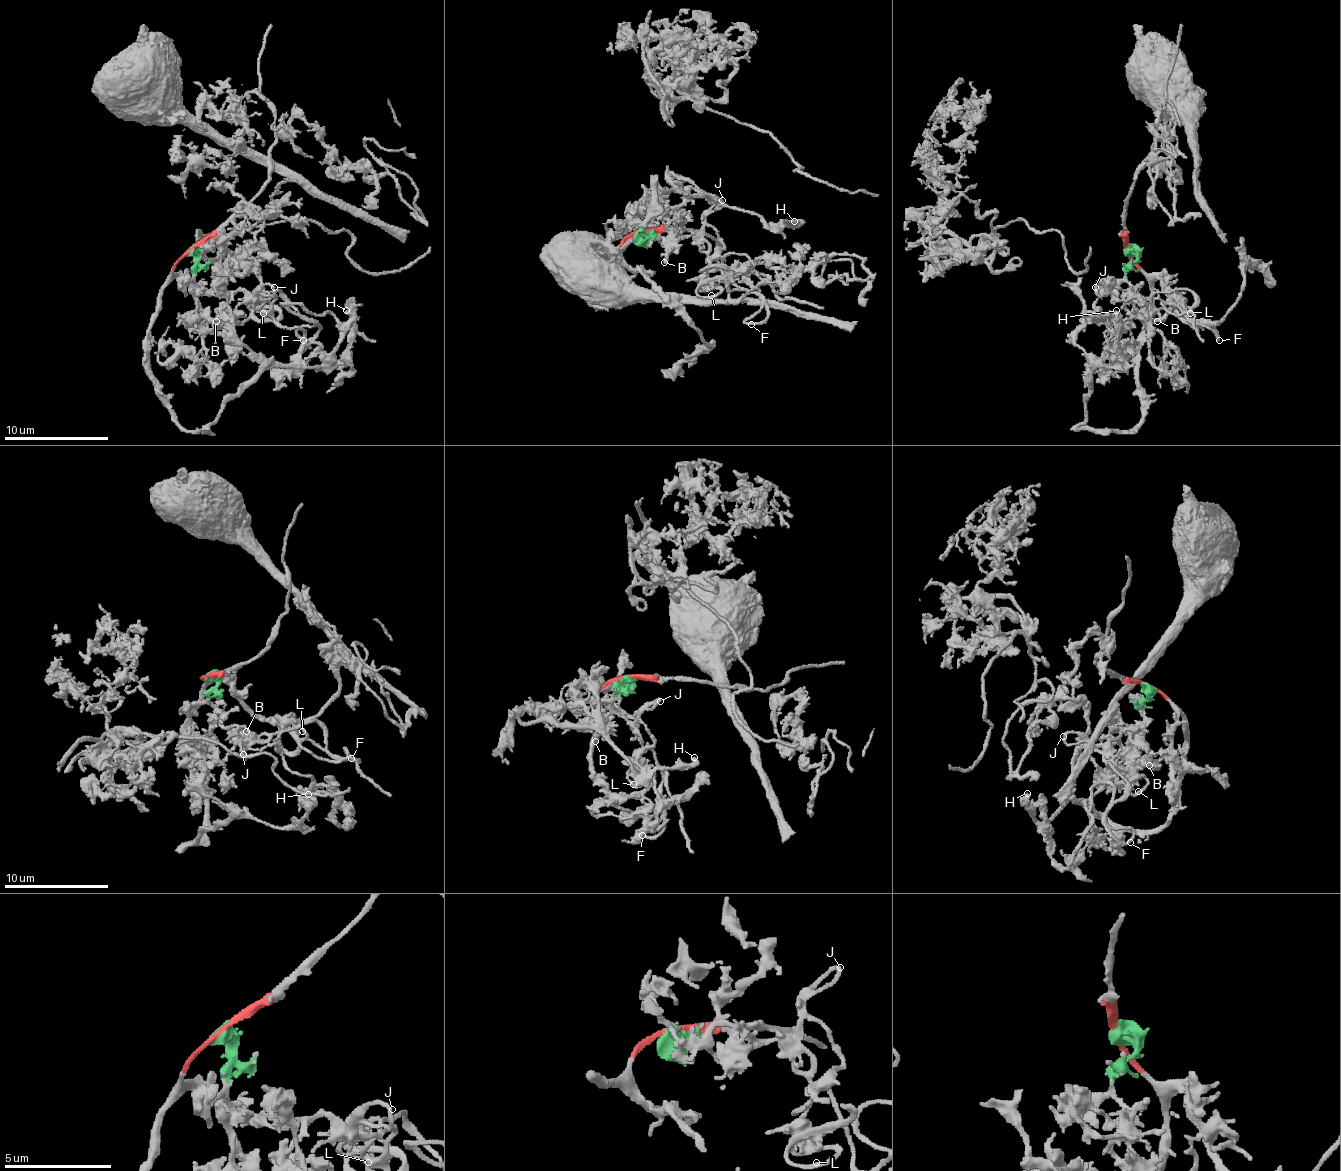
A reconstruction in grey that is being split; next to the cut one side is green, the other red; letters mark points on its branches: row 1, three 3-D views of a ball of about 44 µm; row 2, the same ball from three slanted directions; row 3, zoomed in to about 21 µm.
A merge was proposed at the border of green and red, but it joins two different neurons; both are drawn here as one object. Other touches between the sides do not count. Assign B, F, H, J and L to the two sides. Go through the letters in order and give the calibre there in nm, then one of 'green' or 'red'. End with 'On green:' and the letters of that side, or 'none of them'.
B: 300 nm | green
F: 180 nm | green
H: 360 nm | red
J: 180 nm | green
L: 190 nm | green
On green: B, F, J, L

